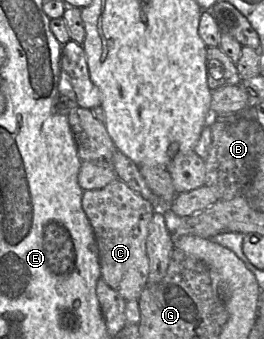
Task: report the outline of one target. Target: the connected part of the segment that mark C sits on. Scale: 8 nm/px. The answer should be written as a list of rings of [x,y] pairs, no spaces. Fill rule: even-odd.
[[[119,178],[103,188],[84,191],[82,208],[94,230],[101,278],[125,300],[138,300],[148,282],[146,240],[156,208]]]

